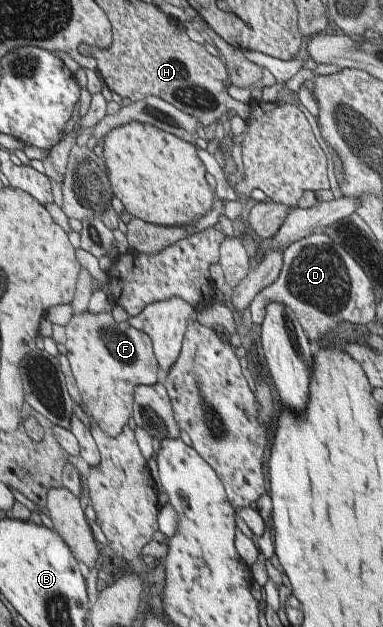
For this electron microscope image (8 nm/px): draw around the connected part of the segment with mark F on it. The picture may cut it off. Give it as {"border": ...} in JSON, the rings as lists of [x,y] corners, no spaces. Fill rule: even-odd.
{"border":[[[108,312],[72,314],[66,326],[68,341],[65,357],[70,361],[73,379],[80,395],[82,410],[108,435],[118,436],[130,419],[133,388],[136,385],[156,384],[157,364],[151,339],[139,329],[124,322],[114,322]]]}

